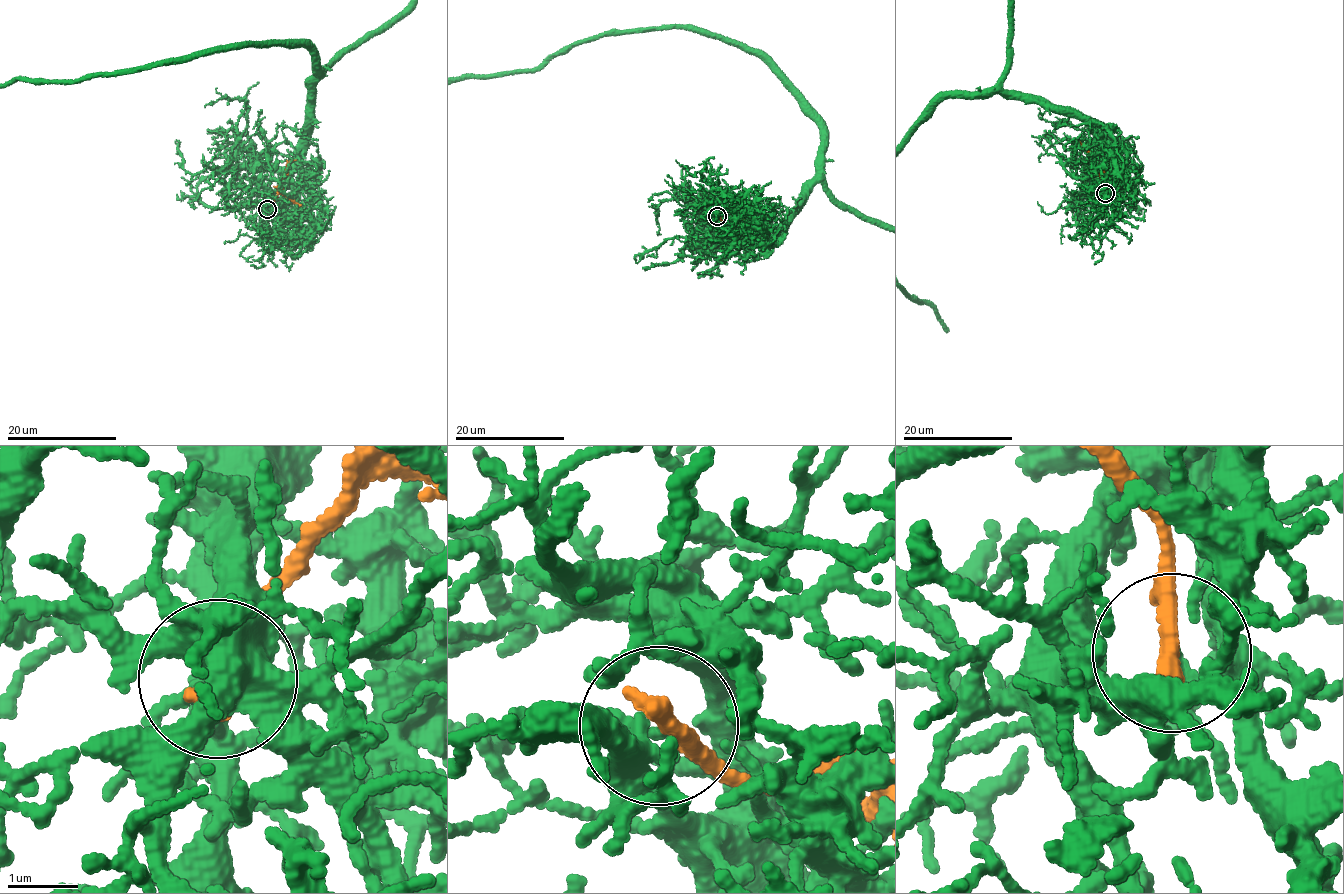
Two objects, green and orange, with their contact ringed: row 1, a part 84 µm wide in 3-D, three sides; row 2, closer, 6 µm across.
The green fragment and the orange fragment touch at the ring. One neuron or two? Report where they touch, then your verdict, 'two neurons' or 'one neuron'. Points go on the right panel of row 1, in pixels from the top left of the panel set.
place (1105, 193); two neurons

